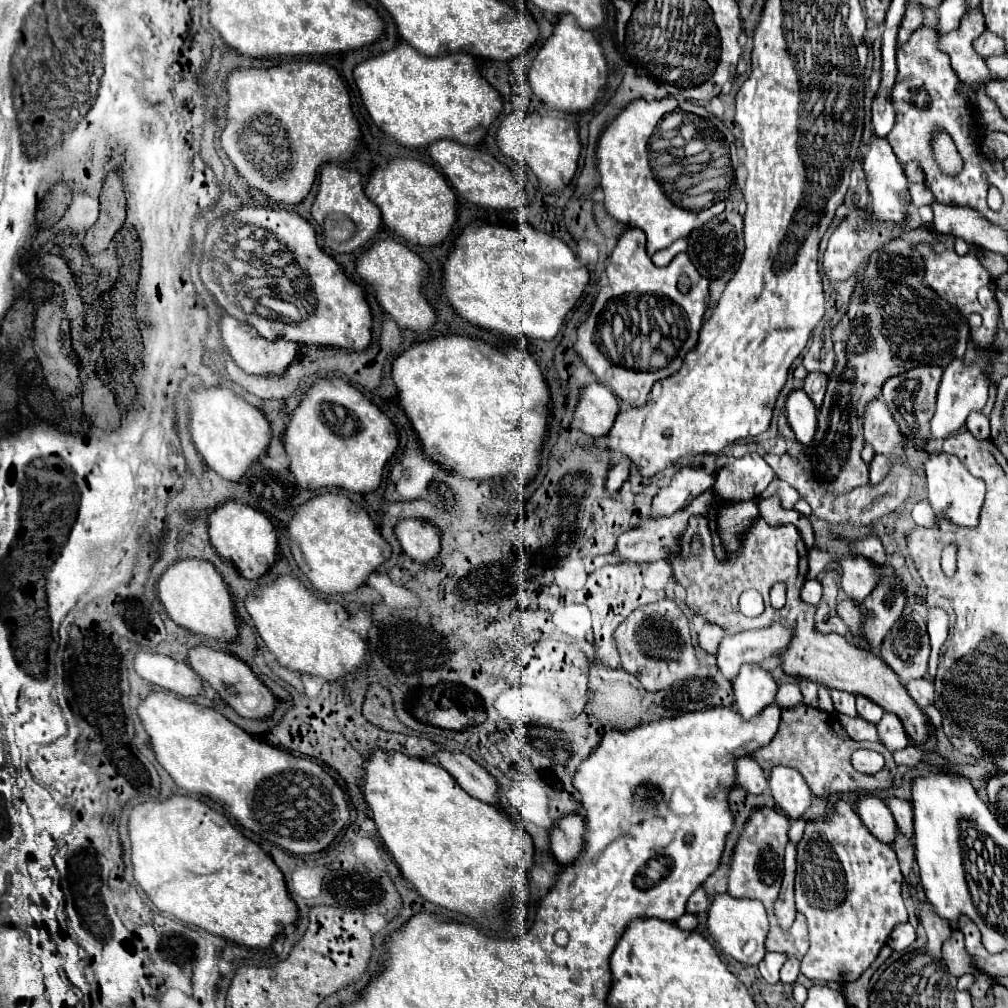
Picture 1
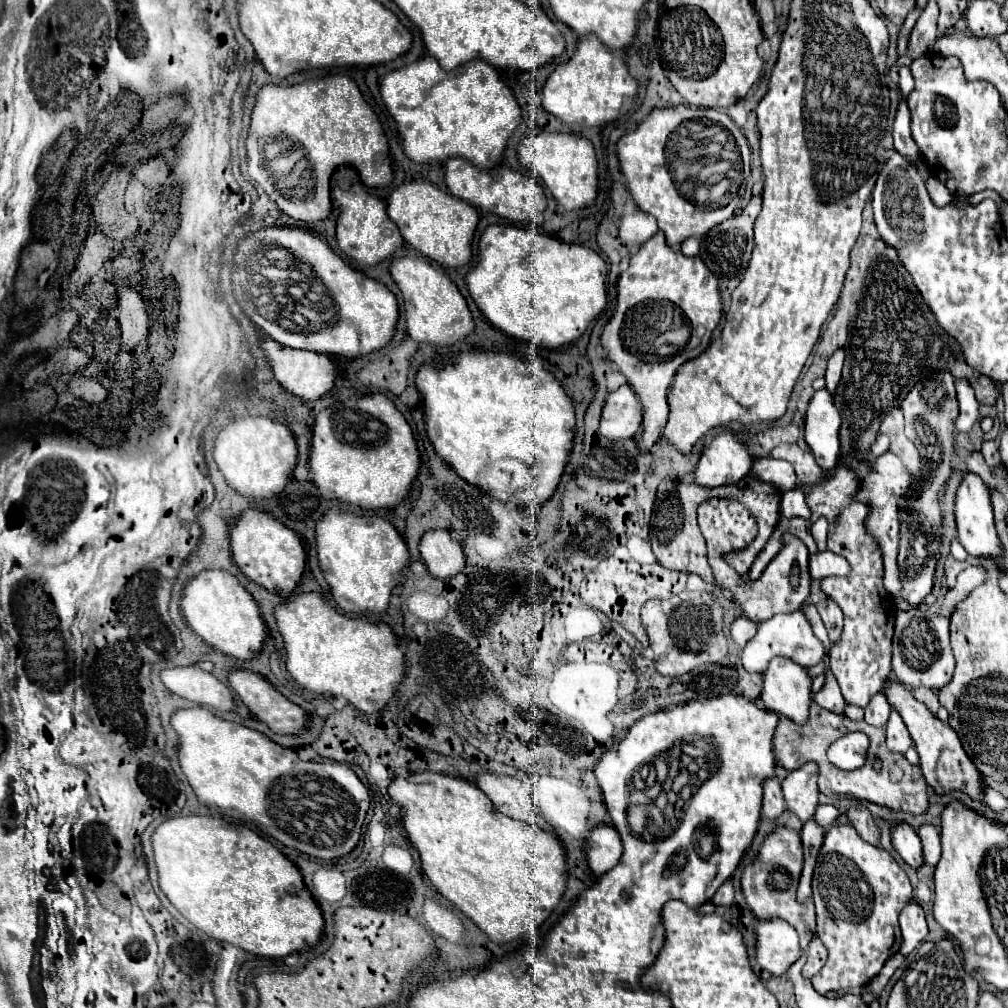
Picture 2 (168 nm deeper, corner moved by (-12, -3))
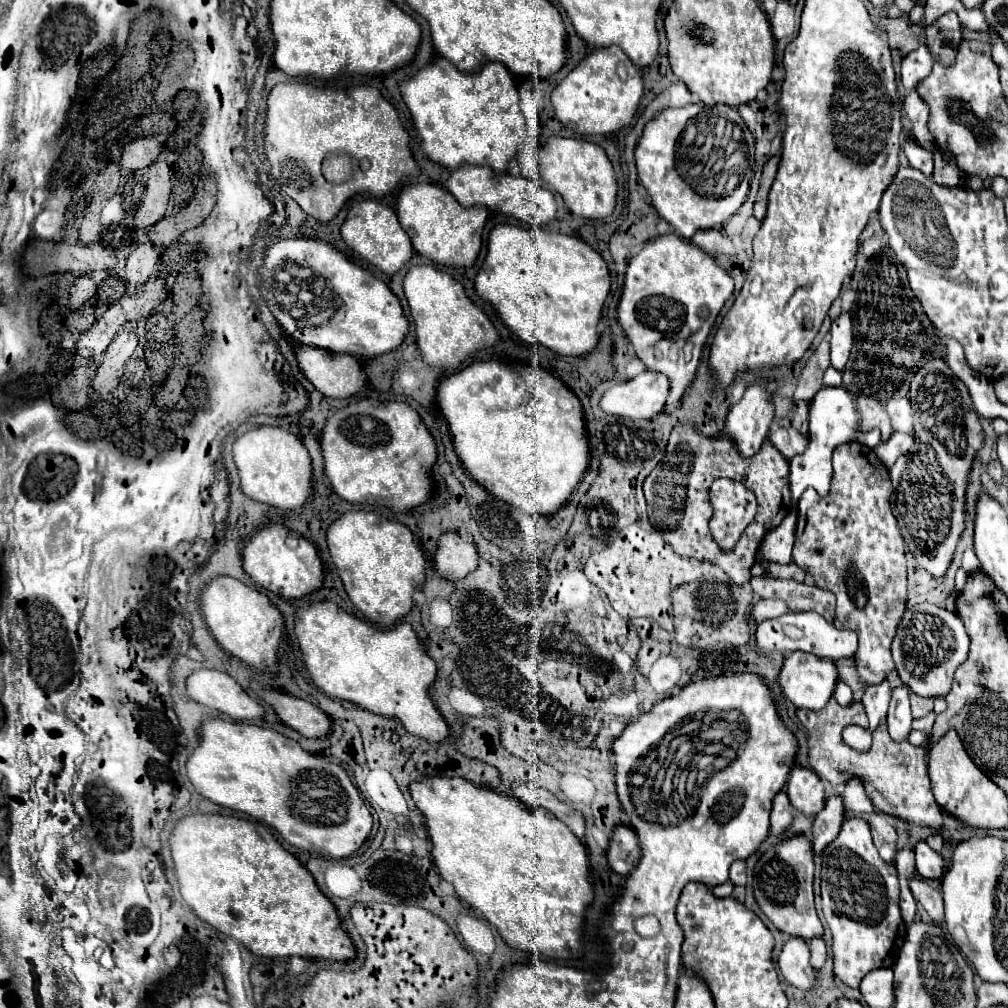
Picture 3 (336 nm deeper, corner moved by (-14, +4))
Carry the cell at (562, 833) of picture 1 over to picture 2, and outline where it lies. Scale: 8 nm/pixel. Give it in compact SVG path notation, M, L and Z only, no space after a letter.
M599 824L589 832L585 844L585 856L589 868L601 876L605 870L611 870L621 858L621 840L617 838L617 830L609 824Z

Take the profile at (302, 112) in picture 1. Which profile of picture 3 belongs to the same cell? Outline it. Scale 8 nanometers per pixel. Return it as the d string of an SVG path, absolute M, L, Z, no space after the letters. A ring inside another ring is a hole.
M281 83L273 87L267 101L265 119L265 153L271 163L271 175L279 181L281 189L311 217L317 221L331 221L341 207L357 193L369 193L375 197L389 195L403 177L415 177L421 167L413 159L409 145L409 133L403 129L395 107L375 87L353 87L349 93L337 87L315 87L307 83ZM329 153L347 153L357 163L354 175L348 182L327 183L321 175L321 163Z

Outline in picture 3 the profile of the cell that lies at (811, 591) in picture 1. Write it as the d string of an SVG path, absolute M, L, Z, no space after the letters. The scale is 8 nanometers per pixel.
M815 611L803 613L789 613L777 619L765 619L757 627L757 645L763 651L783 651L785 655L791 651L805 651L813 653L821 659L841 659L841 657L855 657L857 653L857 633L849 629L837 629L829 623L823 615Z

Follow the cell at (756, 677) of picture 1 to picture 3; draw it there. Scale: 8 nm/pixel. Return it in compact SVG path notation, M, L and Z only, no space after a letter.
M803 651L787 655L779 675L783 695L797 709L821 709L833 697L837 667L831 659L819 659Z

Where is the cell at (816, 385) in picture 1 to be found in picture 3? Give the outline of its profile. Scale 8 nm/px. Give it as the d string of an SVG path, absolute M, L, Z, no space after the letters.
M841 313L837 319L833 319L829 335L831 335L831 365L837 371L843 371L843 367L845 367L845 363L849 359L851 343L853 343L851 315Z

